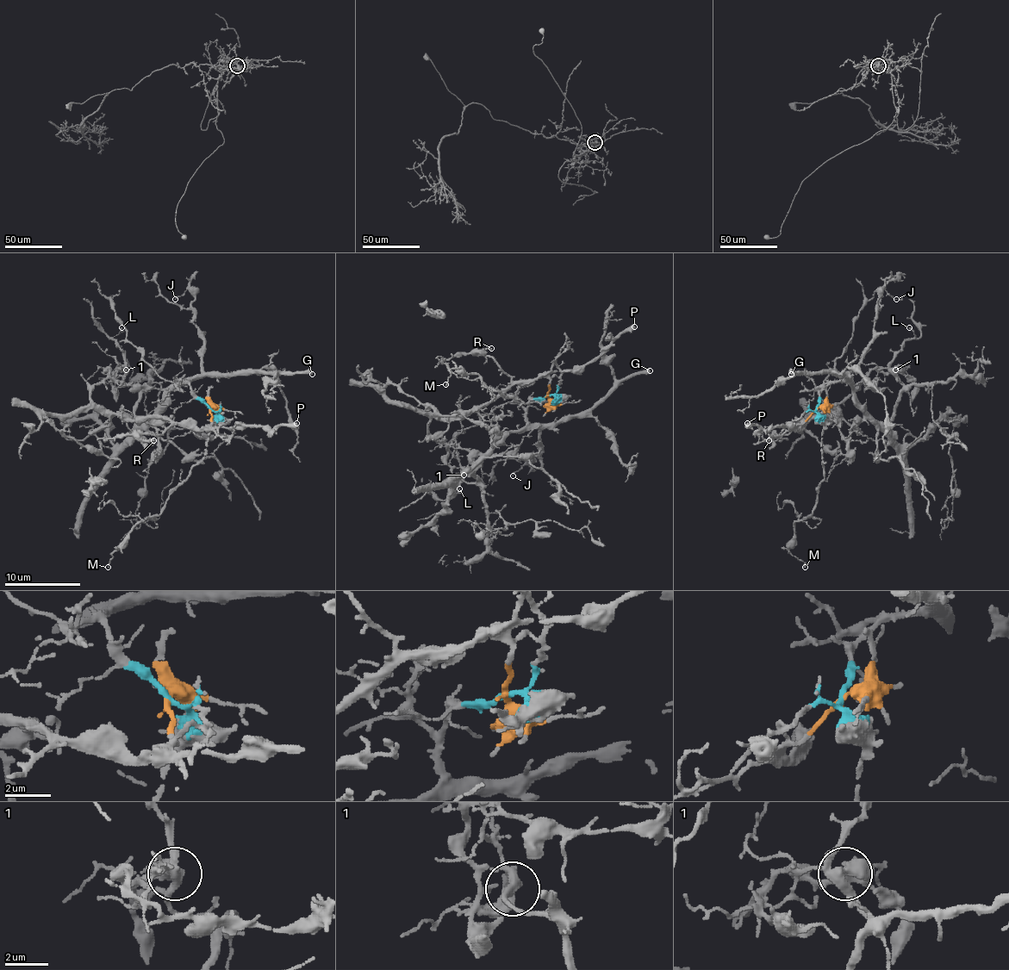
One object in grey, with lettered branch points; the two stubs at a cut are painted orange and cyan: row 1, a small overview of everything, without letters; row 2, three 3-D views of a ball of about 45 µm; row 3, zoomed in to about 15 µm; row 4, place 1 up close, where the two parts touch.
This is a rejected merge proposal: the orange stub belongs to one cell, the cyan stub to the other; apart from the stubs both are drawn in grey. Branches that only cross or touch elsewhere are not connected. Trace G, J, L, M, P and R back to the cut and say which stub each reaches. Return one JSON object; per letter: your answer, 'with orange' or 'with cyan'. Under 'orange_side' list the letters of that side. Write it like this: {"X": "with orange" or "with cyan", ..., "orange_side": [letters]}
{"G": "with cyan", "J": "with cyan", "L": "with cyan", "M": "with cyan", "P": "with orange", "R": "with orange", "orange_side": ["P", "R"]}

